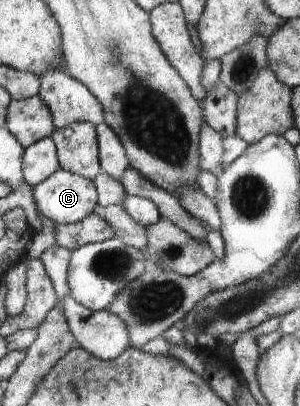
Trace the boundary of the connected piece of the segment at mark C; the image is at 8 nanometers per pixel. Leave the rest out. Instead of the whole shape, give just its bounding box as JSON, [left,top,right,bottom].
[33,168,99,225]

